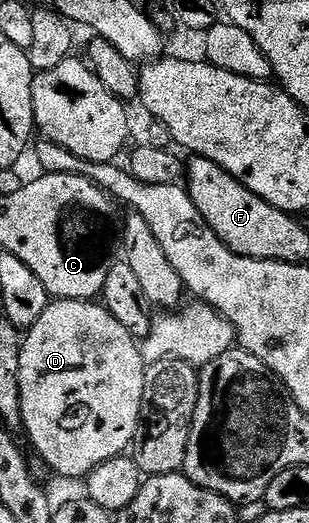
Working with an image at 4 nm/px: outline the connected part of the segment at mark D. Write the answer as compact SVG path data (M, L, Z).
M54 300L39 315L39 319L24 334L21 343L21 354L19 355L19 391L21 392L21 422L23 431L29 435L29 441L37 448L37 453L58 473L61 477L88 478L89 473L99 467L99 463L107 463L107 459L120 457L132 446L134 437L137 436L137 425L141 422L141 404L143 403L143 391L145 390L145 370L147 362L141 355L141 345L138 338L132 337L111 315L104 304L96 300L91 301L62 301Z

